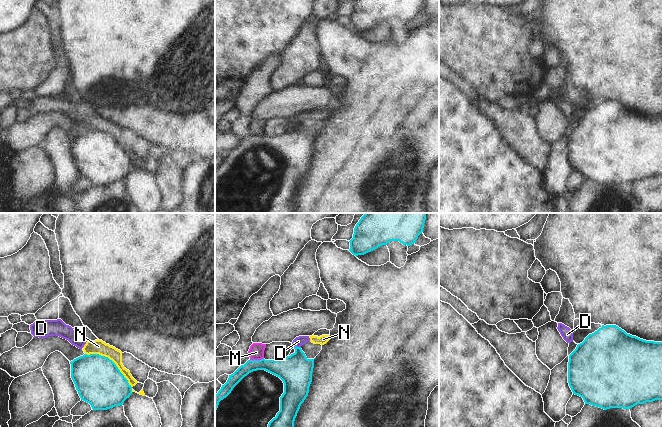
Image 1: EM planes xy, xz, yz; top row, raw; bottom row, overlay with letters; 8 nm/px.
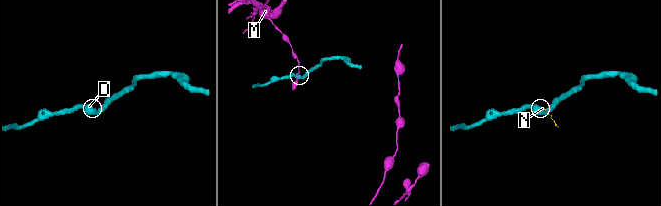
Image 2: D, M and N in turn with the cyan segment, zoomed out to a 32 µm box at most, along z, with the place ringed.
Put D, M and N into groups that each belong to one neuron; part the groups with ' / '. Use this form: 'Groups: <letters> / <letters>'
Groups: D N / M.

